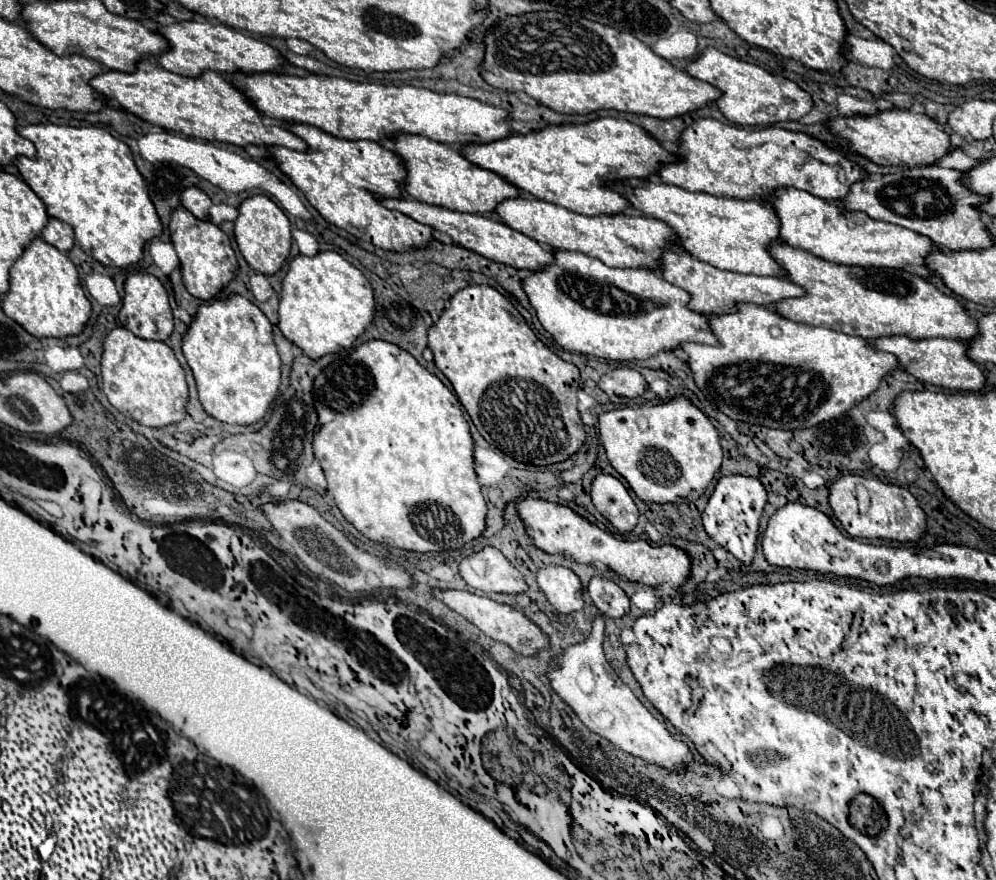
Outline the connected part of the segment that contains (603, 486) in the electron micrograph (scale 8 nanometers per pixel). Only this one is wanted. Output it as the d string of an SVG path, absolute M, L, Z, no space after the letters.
M598 475L590 491L592 503L602 517L606 517L618 531L632 531L638 523L638 507L628 489L612 475Z

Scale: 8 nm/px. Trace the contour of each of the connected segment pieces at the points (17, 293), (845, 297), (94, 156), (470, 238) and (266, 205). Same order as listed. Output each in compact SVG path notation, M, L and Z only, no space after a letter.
M42 237L34 239L22 257L12 265L10 291L2 301L2 309L10 319L20 323L38 339L80 335L92 313L74 263Z
M778 241L772 243L768 251L786 271L786 279L806 291L802 297L782 299L774 305L774 311L784 319L828 327L862 339L908 335L912 339L946 337L966 341L978 335L976 319L972 319L954 297L940 293L922 277L902 269L838 265Z
M28 125L18 131L34 143L36 159L18 157L22 179L42 199L50 217L74 227L86 255L108 267L130 267L144 257L144 245L162 233L162 223L130 147L102 127Z
M398 197L398 199L378 199L384 207L388 209L396 209L412 219L416 219L418 223L424 223L432 229L438 229L446 235L450 235L450 239L464 247L464 249L470 249L490 261L496 261L496 263L504 263L504 265L510 265L514 269L528 269L528 271L542 271L546 265L554 263L554 255L544 249L542 245L538 245L534 239L522 235L520 231L514 231L510 229L508 225L492 219L492 217L484 217L484 215L474 215L474 213L460 213L460 211L452 211L452 209L446 209L446 207L440 207L440 205L428 205L428 203L422 203L422 201L416 201L416 199L408 199L408 197Z
M252 195L242 201L240 205L240 215L236 219L234 235L238 249L242 257L248 261L248 265L264 275L274 275L280 271L284 261L288 259L290 253L290 243L292 243L292 233L290 233L290 221L284 215L284 211L266 195Z

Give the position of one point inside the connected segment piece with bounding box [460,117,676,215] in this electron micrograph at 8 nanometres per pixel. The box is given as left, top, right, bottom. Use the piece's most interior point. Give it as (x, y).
(568, 165)

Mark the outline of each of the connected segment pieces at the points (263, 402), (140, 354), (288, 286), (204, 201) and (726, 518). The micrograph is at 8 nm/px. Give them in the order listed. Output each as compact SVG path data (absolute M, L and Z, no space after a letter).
M240 295L202 303L186 331L182 351L194 373L200 403L208 415L230 425L252 425L266 415L272 399L280 389L280 357L272 339L272 325L254 303Z
M124 327L110 331L102 353L102 381L110 405L146 427L166 427L186 417L188 385L184 369L164 341L140 339Z
M324 251L314 257L298 255L290 261L290 269L282 281L280 293L280 321L278 327L286 339L298 345L310 359L320 359L330 353L338 353L340 349L350 349L352 343L366 331L370 321L374 319L374 293L368 279L358 271L352 263L348 263L342 255L334 251Z
M190 187L190 189L186 189L184 193L182 193L182 205L194 215L194 217L198 217L198 219L202 219L202 221L208 221L208 217L210 217L210 207L212 207L212 201L210 201L210 197L204 193L204 191L200 191L200 189L196 189L196 187Z
M728 475L722 477L714 493L708 499L708 505L702 513L704 531L712 541L716 541L720 547L730 551L740 563L750 565L756 553L756 541L758 541L758 523L762 509L766 505L766 489L756 477L746 475Z

